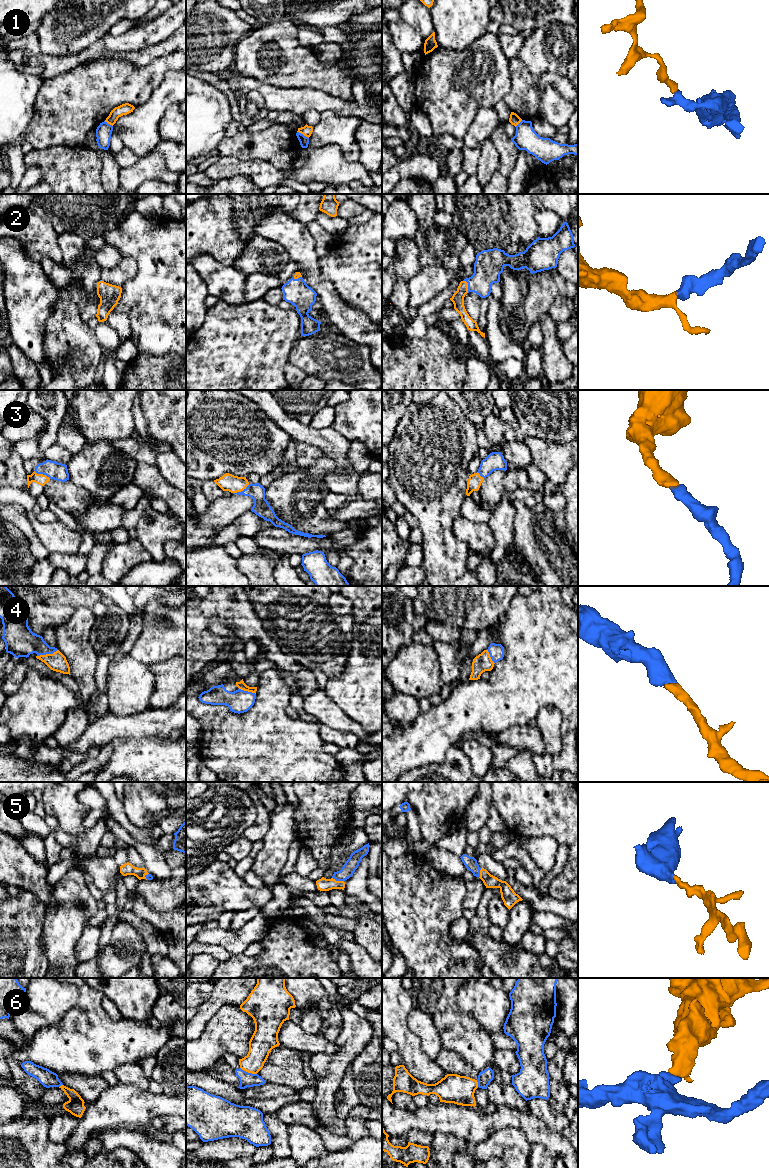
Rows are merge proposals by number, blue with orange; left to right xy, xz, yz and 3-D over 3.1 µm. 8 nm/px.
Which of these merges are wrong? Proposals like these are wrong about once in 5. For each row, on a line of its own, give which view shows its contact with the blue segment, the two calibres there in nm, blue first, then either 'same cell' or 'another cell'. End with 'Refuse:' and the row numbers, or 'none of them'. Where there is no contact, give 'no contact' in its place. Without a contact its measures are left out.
1: meets blue in xz; 80 nm thick on the blue side, 80 nm on the other; another cell
2: meets blue in yz; 240 nm thick on the blue side, 100 nm on the other; same cell
3: meets blue in xz; 140 nm thick on the blue side, 140 nm on the other; same cell
4: meets blue in xy; 240 nm thick on the blue side, 150 nm on the other; same cell
5: meets blue in xz; 100 nm thick on the blue side, 110 nm on the other; same cell
6: meets blue in xz; 120 nm thick on the blue side, 190 nm on the other; same cell
Refuse: 1

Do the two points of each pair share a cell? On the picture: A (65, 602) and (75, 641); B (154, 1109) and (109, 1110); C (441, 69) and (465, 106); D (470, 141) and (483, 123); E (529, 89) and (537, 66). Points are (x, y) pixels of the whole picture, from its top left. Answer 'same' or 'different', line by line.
A: different
B: same
C: same
D: same
E: different

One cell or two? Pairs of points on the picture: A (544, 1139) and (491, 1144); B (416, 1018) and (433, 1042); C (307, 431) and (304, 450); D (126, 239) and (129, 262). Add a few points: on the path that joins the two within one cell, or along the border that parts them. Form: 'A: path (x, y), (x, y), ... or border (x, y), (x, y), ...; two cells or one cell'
A: border (507, 1128), (521, 1129), (530, 1145); two cells
B: path (421, 1024), (429, 1036); one cell
C: border (297, 441), (312, 444), (324, 453); two cells
D: border (124, 255), (137, 263), (130, 278); two cells

